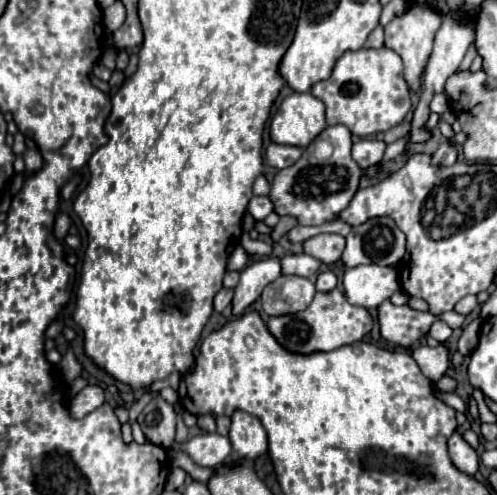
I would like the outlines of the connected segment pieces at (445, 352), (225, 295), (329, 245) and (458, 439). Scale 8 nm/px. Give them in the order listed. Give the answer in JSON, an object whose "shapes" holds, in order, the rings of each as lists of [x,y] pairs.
{"shapes":[[[[443,343],[435,349],[433,347],[417,347],[417,349],[413,349],[411,355],[417,361],[417,365],[421,367],[423,375],[429,377],[431,381],[439,381],[451,365],[449,349]]],[[[221,289],[221,291],[215,295],[215,299],[213,299],[213,309],[221,313],[221,311],[231,303],[231,299],[233,299],[233,291],[231,291],[231,289]]],[[[321,233],[303,243],[305,253],[319,259],[325,265],[337,263],[341,259],[343,247],[345,247],[345,237],[341,237],[337,233]]],[[[453,433],[447,445],[449,445],[449,457],[455,463],[455,467],[467,475],[475,475],[479,467],[479,457],[475,449],[459,433]]]]}

